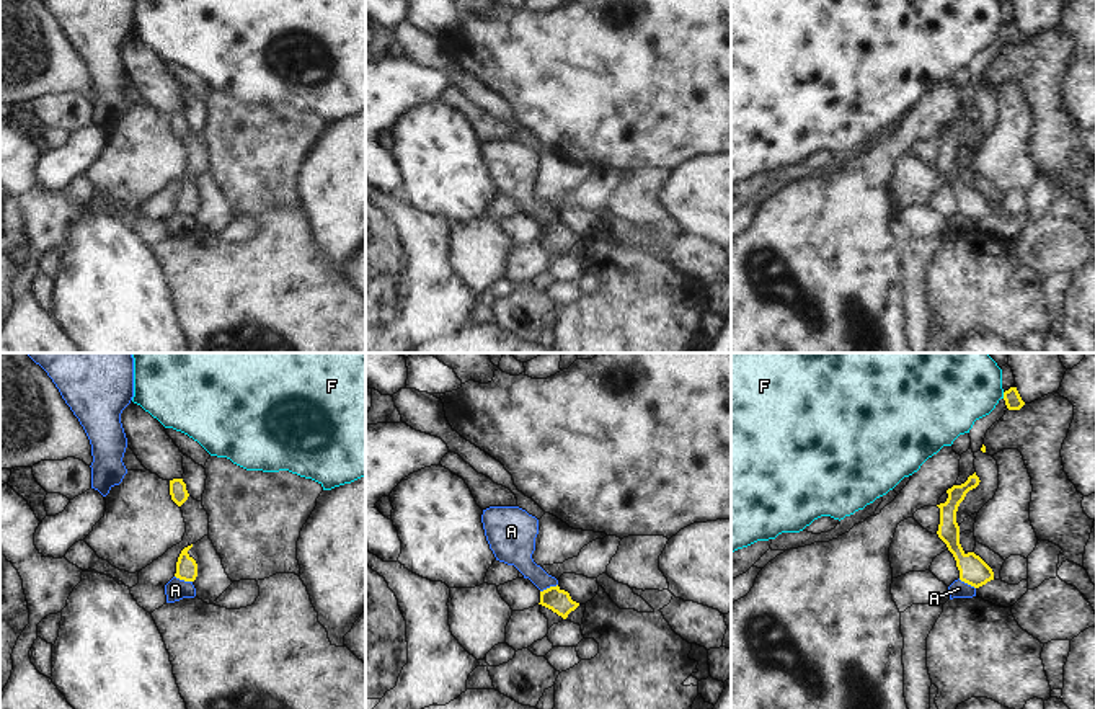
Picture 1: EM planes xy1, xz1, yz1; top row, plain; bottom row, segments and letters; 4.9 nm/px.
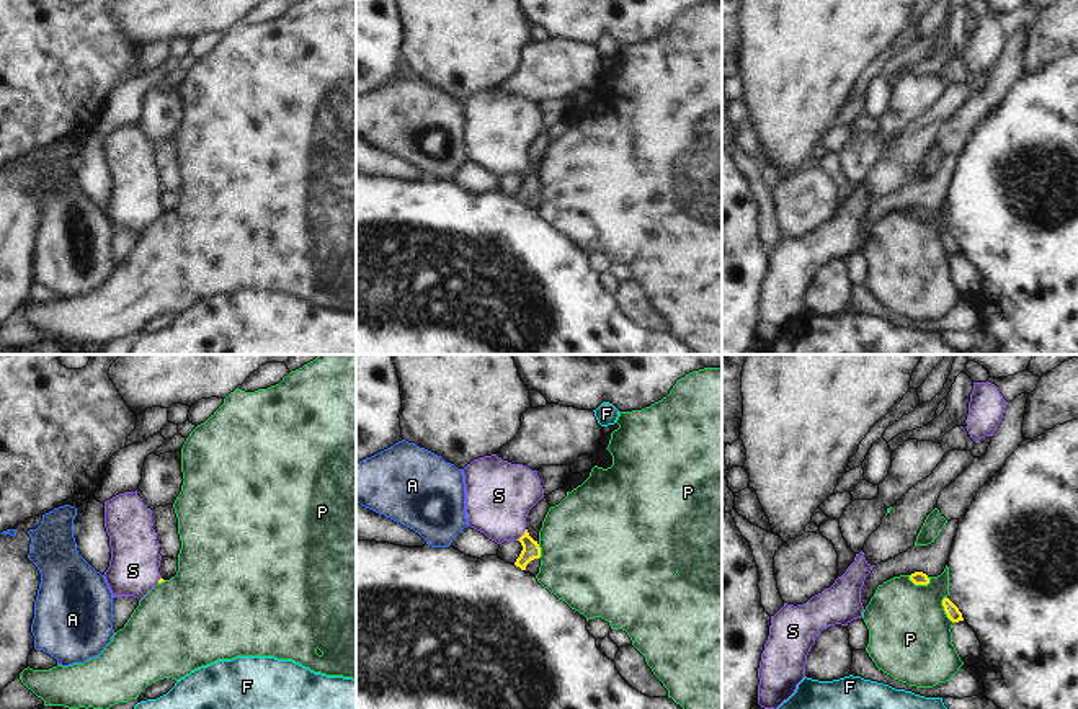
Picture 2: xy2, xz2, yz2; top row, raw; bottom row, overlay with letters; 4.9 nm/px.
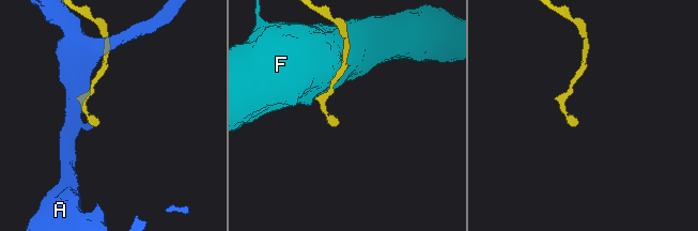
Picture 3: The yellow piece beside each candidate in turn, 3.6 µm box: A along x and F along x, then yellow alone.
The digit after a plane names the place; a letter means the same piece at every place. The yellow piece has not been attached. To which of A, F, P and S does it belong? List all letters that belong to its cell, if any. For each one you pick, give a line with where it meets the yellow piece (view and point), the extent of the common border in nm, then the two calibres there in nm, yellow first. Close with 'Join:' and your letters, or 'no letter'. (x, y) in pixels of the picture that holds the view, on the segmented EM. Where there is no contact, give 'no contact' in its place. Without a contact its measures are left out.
S: meets yellow in xz2 at (523, 535); contact 80 nm long; 90 nm thick on the yellow side, 340 nm on the other
Join: S

